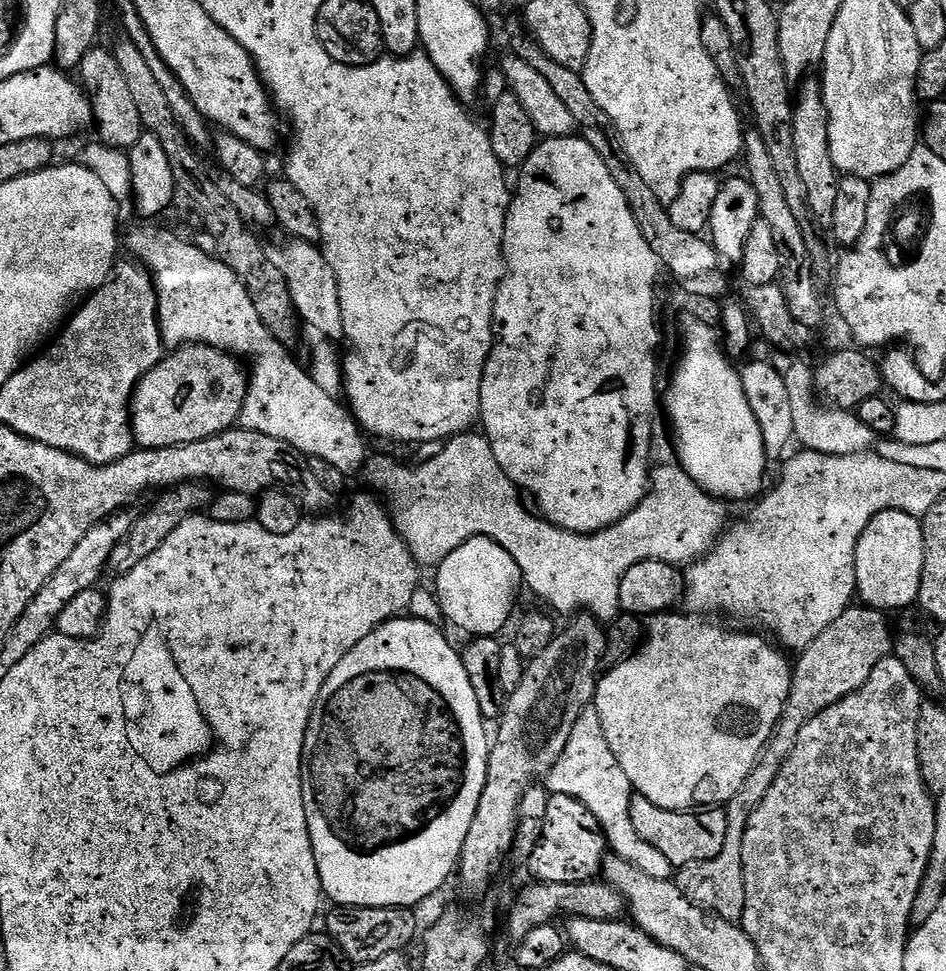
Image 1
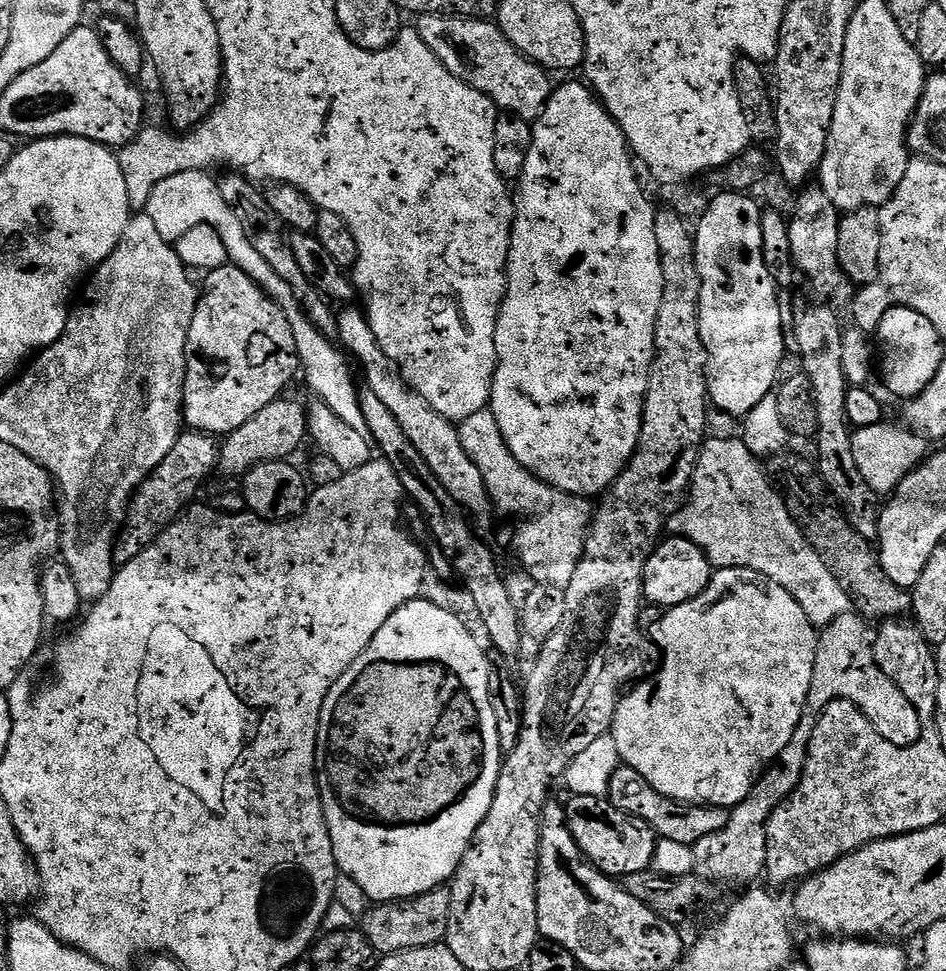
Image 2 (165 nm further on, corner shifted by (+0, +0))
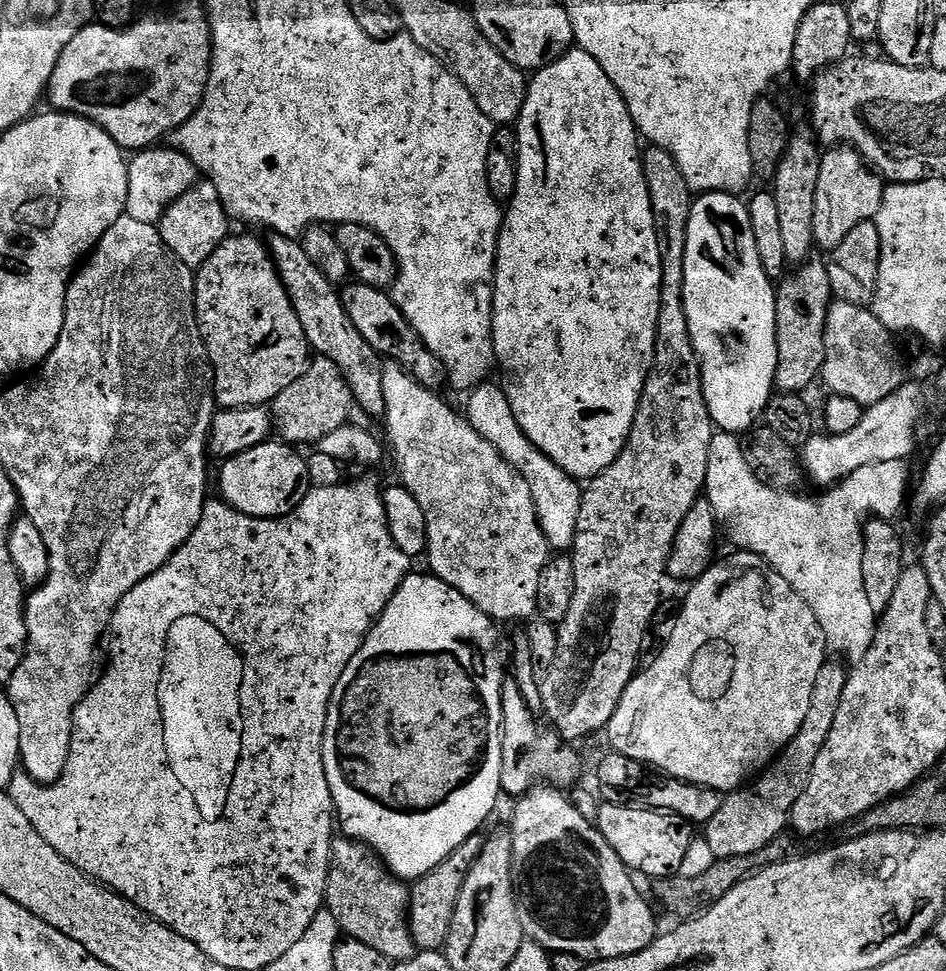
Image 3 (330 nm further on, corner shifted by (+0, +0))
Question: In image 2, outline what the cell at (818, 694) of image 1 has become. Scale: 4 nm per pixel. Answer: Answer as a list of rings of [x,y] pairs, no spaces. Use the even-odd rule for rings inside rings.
[[[855,611],[830,622],[819,633],[816,641],[814,678],[810,682],[810,694],[802,718],[794,730],[794,738],[790,738],[786,750],[778,754],[776,763],[768,767],[750,790],[750,794],[746,794],[741,804],[729,811],[726,826],[714,834],[706,834],[706,838],[692,845],[695,875],[711,880],[717,886],[748,886],[759,881],[756,880],[759,876],[765,875],[766,826],[774,810],[787,796],[794,794],[798,782],[802,782],[814,726],[818,726],[820,715],[835,700],[849,700],[862,709],[864,717],[872,723],[874,730],[878,730],[878,734],[882,734],[886,742],[894,742],[894,746],[912,748],[924,737],[918,710],[876,661],[876,632],[873,625]]]

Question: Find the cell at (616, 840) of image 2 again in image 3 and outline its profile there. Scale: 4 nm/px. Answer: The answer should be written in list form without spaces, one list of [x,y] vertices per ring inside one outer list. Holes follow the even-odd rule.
[[[601,803],[597,810],[596,829],[610,842],[614,854],[622,858],[633,873],[641,872],[652,882],[675,876],[680,871],[686,850],[694,839],[693,825],[669,812],[657,812],[651,808],[634,808],[631,804]]]

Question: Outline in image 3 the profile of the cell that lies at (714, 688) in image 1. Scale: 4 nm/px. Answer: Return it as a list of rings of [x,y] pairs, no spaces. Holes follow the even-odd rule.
[[[733,551],[733,556],[725,560],[717,559],[711,567],[694,580],[692,589],[688,592],[684,604],[679,605],[678,615],[667,633],[668,641],[664,649],[656,656],[656,661],[648,669],[637,671],[622,698],[618,702],[618,710],[610,718],[606,729],[606,737],[612,743],[612,752],[622,754],[626,758],[634,758],[640,764],[646,764],[649,768],[672,777],[673,780],[690,782],[703,788],[713,788],[725,794],[737,791],[745,787],[746,782],[764,771],[785,746],[802,730],[802,722],[806,722],[806,713],[810,711],[810,694],[814,694],[814,682],[818,678],[818,670],[826,663],[826,645],[824,635],[818,626],[818,618],[814,618],[814,610],[806,606],[798,594],[782,578],[782,574],[773,572],[767,562],[752,552]]]

